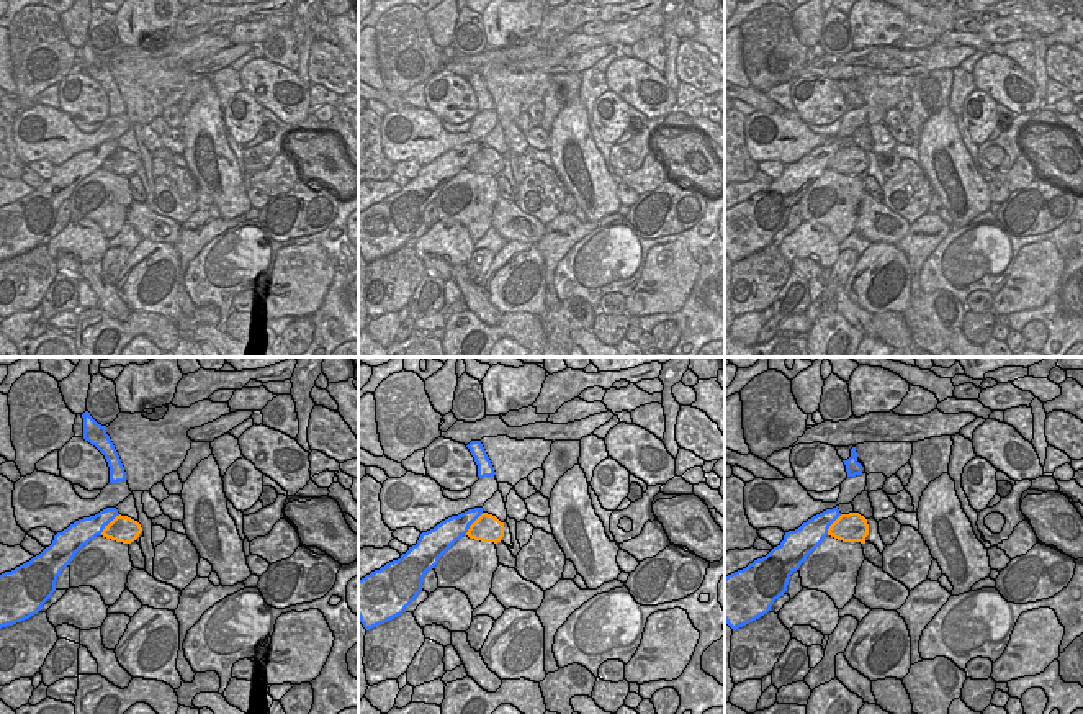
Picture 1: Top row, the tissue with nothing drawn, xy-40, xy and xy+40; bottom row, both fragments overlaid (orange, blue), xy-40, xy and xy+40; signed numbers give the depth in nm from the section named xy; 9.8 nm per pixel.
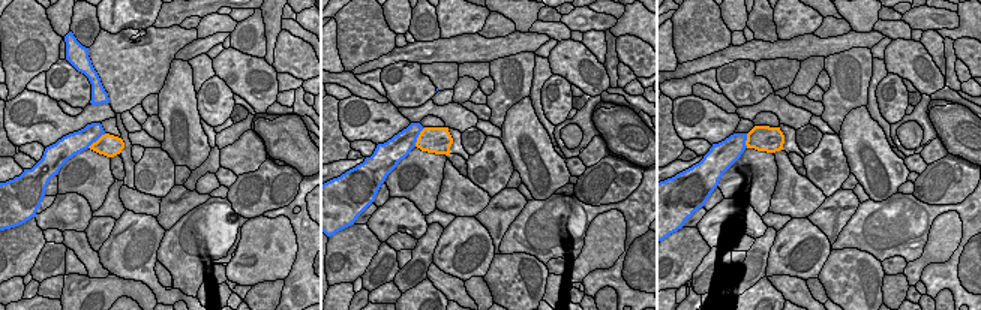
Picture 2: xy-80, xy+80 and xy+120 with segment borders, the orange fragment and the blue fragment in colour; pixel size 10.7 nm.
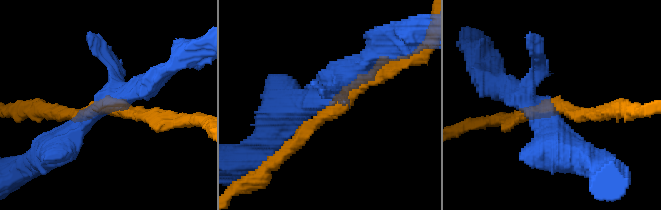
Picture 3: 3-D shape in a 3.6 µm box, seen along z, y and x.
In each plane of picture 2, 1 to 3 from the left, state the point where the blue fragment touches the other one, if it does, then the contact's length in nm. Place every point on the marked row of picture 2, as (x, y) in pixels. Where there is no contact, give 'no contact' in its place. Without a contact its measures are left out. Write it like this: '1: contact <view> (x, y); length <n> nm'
1: contact xy-80 (98, 140); length 260 nm
2: contact xy+80 (419, 137); length 240 nm
3: contact xy+120 (746, 141); length 160 nm

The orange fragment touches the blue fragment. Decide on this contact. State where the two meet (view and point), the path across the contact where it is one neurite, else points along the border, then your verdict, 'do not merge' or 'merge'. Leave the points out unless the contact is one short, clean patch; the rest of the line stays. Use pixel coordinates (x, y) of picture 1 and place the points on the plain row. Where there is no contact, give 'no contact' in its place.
contact xy-40 (108, 158); do not merge

